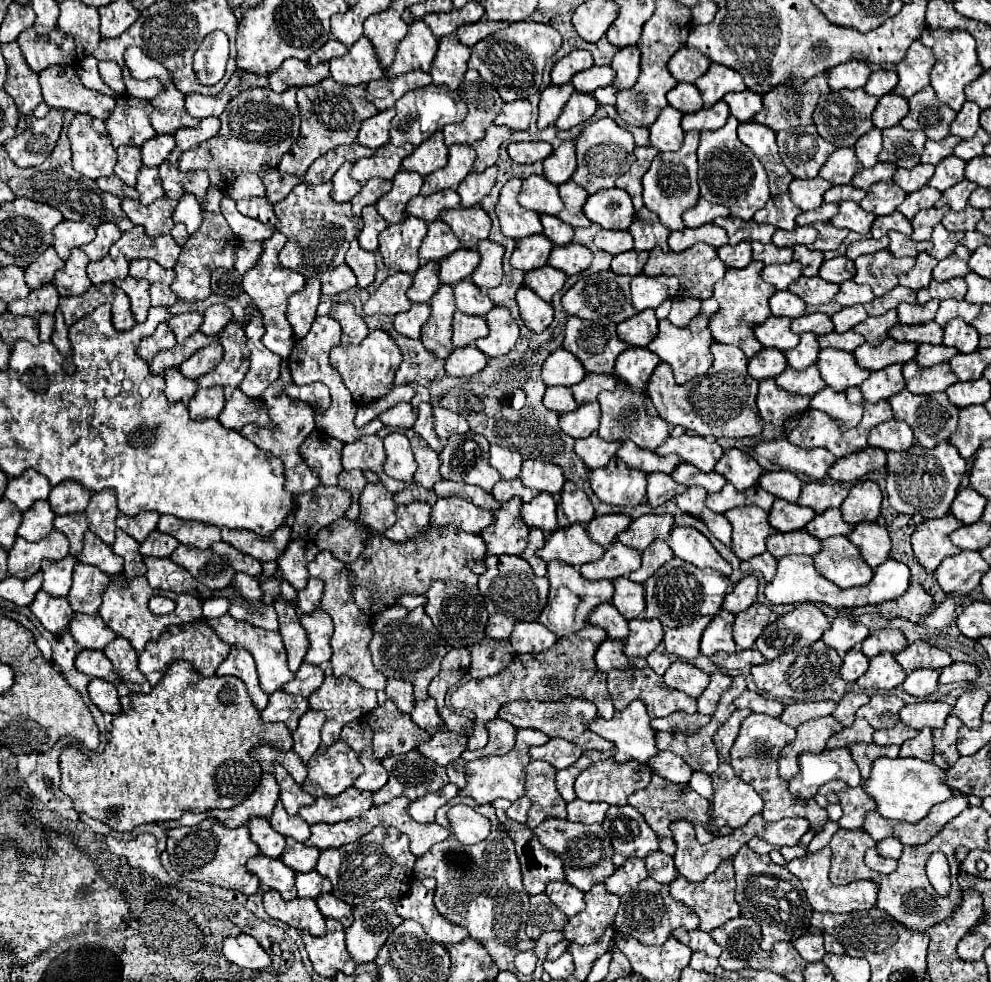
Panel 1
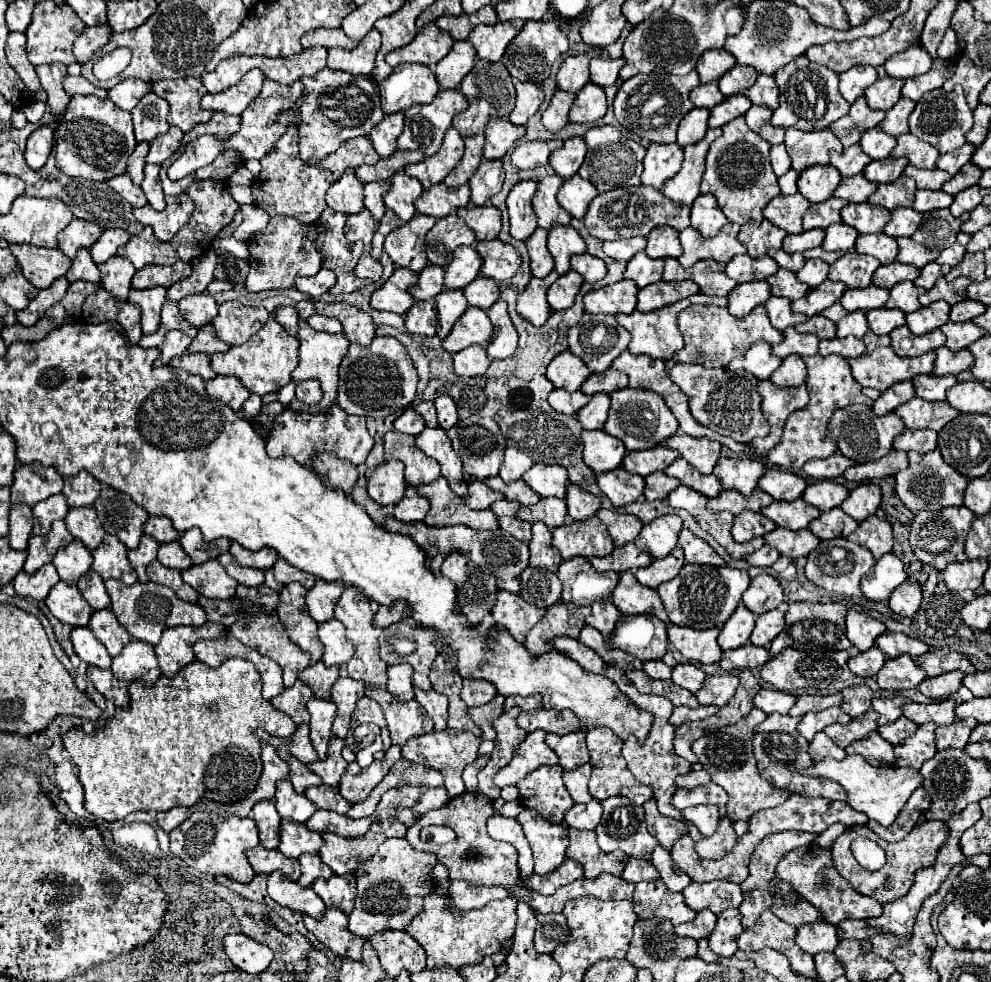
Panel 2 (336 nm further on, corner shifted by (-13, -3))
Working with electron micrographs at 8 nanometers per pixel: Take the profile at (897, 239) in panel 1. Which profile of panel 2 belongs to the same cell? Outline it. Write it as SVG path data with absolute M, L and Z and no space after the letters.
M898 237L898 261L914 267L924 267L940 257L940 251L932 251L920 243L914 243L912 237Z

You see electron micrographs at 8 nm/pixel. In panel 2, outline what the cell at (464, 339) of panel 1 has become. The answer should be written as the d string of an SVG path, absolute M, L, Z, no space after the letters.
M470 307L454 325L450 335L442 341L448 353L458 353L470 345L488 345L492 337L492 323L486 311Z

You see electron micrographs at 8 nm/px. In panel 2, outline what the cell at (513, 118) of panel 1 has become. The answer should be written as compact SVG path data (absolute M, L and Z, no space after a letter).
M516 83L516 107L510 113L510 121L514 125L526 125L526 121L540 109L544 101L542 89L538 89L534 83Z

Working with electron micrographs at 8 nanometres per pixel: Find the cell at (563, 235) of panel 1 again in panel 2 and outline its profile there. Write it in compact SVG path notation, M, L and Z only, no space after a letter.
M554 225L548 231L548 249L556 263L556 273L564 275L570 269L570 255L584 253L586 243L572 225Z

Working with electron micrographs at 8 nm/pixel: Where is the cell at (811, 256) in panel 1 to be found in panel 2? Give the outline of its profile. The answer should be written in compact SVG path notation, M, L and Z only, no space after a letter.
M808 259L806 265L796 273L802 283L806 283L810 289L818 287L822 281L826 281L828 275L828 263L822 259Z

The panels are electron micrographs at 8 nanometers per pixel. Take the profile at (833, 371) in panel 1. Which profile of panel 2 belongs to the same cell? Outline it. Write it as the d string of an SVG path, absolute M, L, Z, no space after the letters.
M812 355L812 357L806 357L804 363L808 367L806 387L810 393L810 403L806 409L792 413L792 417L786 421L786 429L782 433L780 443L774 449L770 449L770 453L768 453L768 461L772 465L786 469L786 471L794 471L794 473L798 473L808 459L814 459L814 457L824 459L836 451L836 443L830 441L830 437L826 435L826 425L838 407L846 407L852 403L872 405L872 401L862 395L862 387L854 381L854 377L850 373L850 365L844 357Z

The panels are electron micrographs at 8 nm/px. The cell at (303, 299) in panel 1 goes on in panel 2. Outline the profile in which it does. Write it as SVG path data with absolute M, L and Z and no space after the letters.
M320 269L314 277L298 277L294 287L304 293L306 297L310 299L318 299L320 295L324 295L330 287L334 287L336 283L336 277L334 277L334 271L330 269Z

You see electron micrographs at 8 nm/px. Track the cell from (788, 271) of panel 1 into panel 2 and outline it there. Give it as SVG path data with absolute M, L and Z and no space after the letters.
M778 269L778 273L768 277L766 281L772 287L772 295L788 297L788 299L800 299L810 289L808 285L802 285L802 281L798 281L796 273L792 273L788 269Z

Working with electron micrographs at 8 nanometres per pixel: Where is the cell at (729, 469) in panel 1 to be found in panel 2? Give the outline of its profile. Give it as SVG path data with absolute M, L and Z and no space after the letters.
M722 457L714 467L714 475L722 479L722 487L736 489L742 495L750 495L756 489L764 471L766 471L764 463L750 457L744 457L744 459Z

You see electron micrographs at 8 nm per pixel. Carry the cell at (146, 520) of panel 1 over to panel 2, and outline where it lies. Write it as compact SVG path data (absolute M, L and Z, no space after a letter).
M148 517L146 525L144 525L144 533L154 537L158 543L168 543L180 537L178 531L174 531L170 519L166 517Z

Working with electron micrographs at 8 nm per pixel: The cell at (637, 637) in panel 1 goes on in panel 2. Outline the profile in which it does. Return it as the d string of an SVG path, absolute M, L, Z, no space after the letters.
M652 615L622 617L608 637L608 645L622 649L640 661L662 659L668 649L666 623Z

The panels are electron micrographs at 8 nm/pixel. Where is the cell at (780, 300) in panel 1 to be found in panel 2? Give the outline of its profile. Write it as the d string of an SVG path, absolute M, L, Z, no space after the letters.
M770 297L766 303L764 303L766 311L768 311L768 317L772 321L772 325L780 331L784 331L786 327L792 327L796 325L798 321L806 321L808 317L806 315L800 315L800 313L794 313L790 309L790 299L786 297Z

